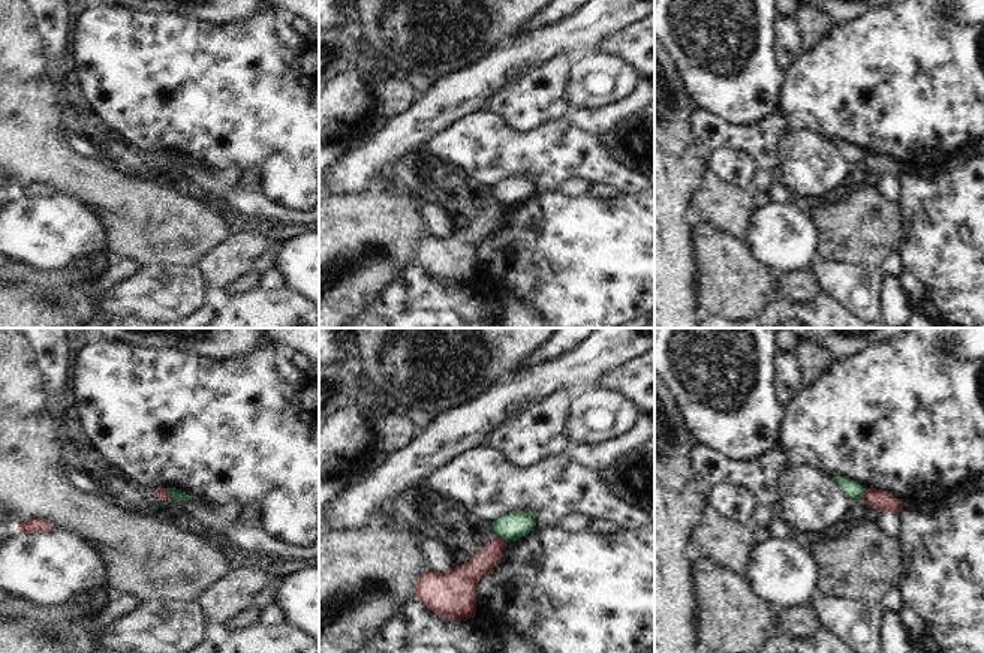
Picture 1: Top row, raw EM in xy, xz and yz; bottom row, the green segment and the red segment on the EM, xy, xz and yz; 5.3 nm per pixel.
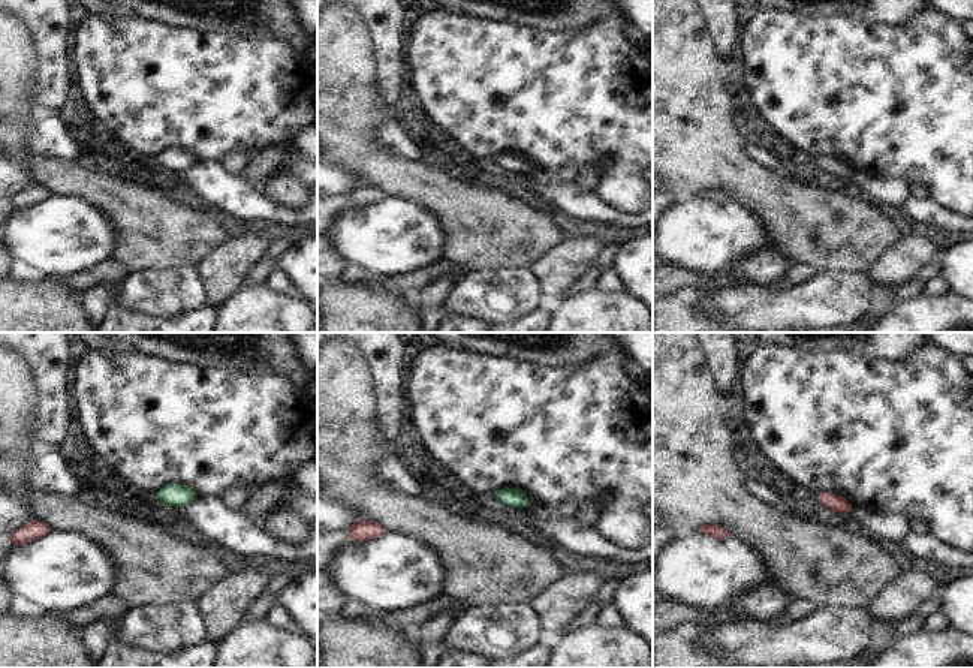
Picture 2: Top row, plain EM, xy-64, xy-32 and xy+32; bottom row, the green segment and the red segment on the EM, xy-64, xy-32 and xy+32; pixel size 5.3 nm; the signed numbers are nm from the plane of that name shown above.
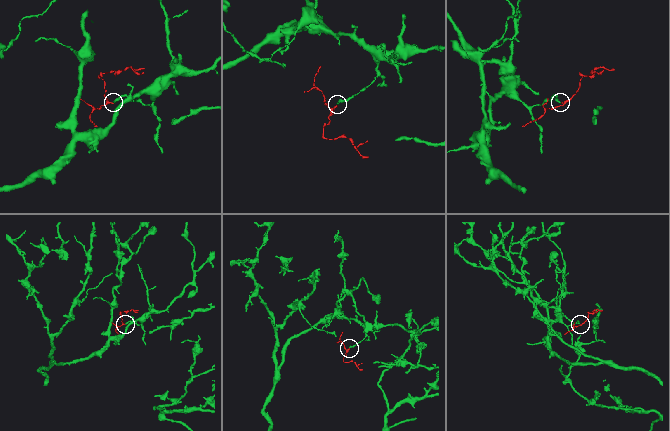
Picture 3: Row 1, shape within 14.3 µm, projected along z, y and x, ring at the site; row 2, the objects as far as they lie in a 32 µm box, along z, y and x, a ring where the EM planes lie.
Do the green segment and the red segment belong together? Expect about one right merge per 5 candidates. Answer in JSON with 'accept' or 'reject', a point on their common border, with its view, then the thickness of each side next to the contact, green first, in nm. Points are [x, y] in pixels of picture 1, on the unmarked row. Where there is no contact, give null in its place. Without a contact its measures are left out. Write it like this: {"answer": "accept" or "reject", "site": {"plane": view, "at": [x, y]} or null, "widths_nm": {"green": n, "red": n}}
{"answer": "reject", "site": {"plane": "xy", "at": [168, 156]}, "widths_nm": {"green": 60, "red": 60}}

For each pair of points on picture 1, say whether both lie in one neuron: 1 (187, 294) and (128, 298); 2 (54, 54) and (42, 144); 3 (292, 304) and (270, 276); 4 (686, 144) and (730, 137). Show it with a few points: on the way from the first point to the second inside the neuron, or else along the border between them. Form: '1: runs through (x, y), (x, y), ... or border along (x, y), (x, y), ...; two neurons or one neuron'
1: runs through (172, 294), (143, 295); one neuron
2: border along (35, 24), (47, 57); two neurons
3: border along (256, 286), (264, 289), (283, 288); two neurons
4: border along (697, 107), (692, 135), (706, 155); two neurons

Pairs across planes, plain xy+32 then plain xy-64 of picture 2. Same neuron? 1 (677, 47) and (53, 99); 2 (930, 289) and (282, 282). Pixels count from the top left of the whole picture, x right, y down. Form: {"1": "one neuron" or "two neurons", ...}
{"1": "two neurons", "2": "one neuron"}

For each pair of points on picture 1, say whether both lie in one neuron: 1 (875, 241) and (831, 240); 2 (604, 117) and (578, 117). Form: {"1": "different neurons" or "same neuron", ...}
{"1": "same neuron", "2": "same neuron"}

